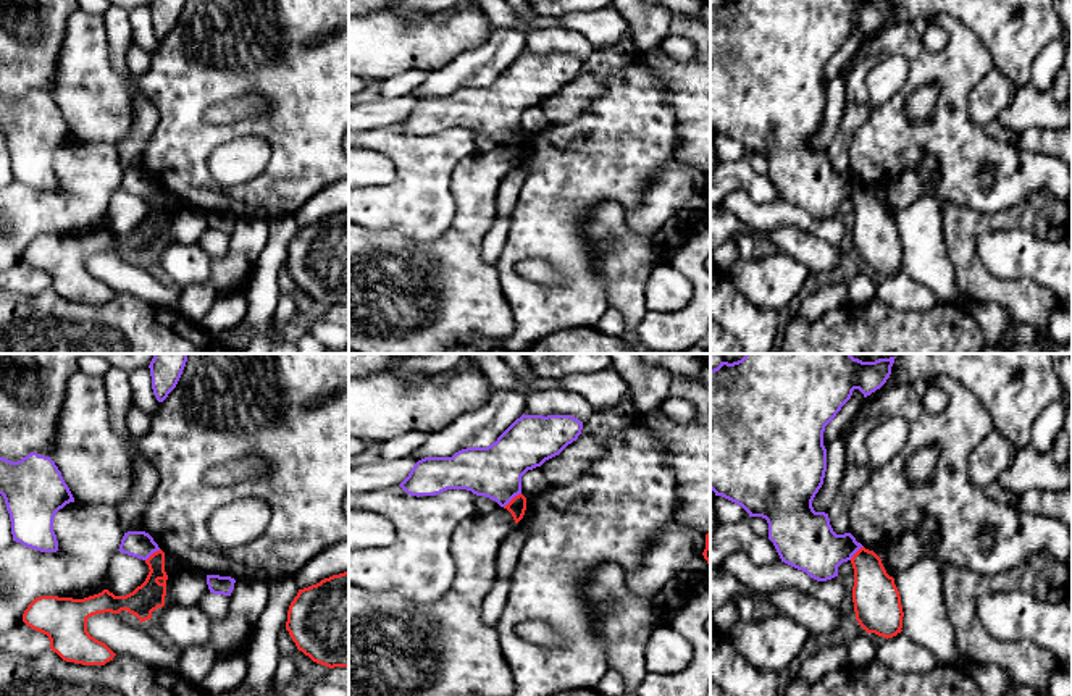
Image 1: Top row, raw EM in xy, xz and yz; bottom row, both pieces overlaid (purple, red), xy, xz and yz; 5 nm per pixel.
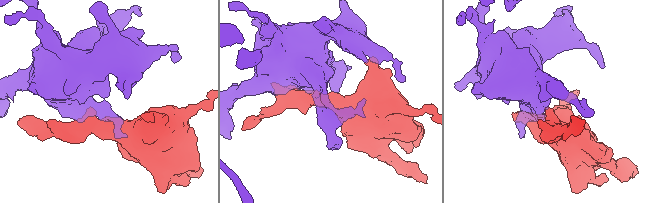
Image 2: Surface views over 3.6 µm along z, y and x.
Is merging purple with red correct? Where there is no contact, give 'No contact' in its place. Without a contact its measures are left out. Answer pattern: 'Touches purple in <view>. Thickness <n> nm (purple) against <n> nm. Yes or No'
Touches purple in xz. Thickness 260 nm (purple) against 90 nm. No

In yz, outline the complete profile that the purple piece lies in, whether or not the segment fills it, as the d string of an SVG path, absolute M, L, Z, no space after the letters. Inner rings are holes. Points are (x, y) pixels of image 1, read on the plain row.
M720 0L710 8L710 128L741 144L749 155L762 155L768 161L768 178L773 181L781 200L806 210L817 220L827 220L838 215L838 205L852 197L864 186L851 171L836 173L830 163L828 152L815 150L812 139L823 123L827 110L827 87L823 84L825 65L836 55L841 45L851 37L852 29L859 27L864 36L880 27L891 13L894 0Z

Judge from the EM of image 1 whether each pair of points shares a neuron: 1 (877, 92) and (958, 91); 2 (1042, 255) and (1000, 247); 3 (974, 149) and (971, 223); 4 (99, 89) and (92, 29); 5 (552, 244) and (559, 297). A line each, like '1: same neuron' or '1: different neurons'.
1: different neurons
2: same neuron
3: different neurons
4: same neuron
5: same neuron

